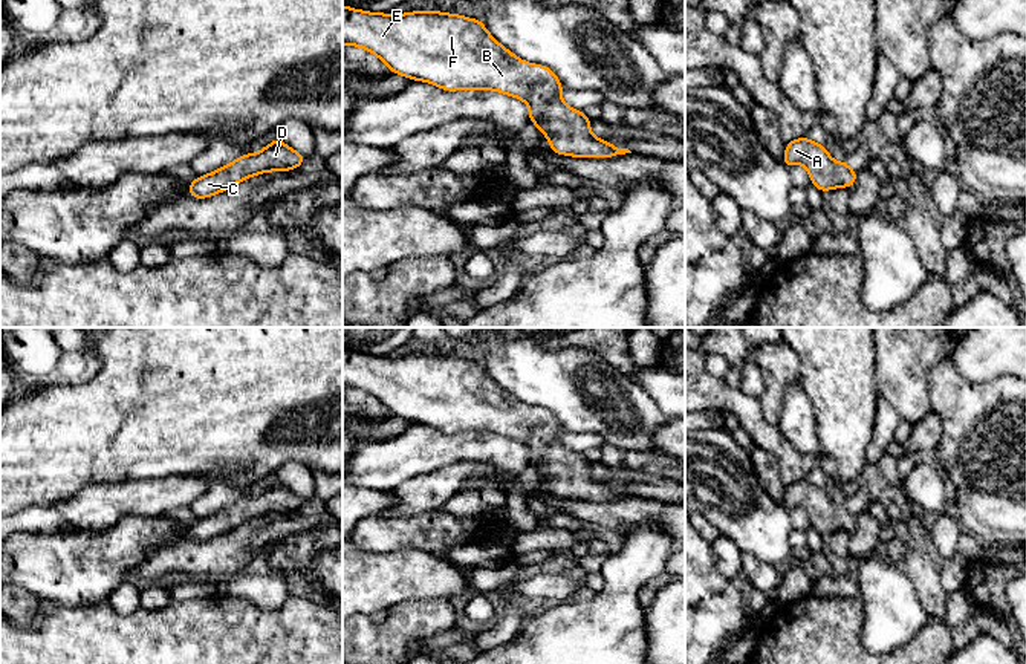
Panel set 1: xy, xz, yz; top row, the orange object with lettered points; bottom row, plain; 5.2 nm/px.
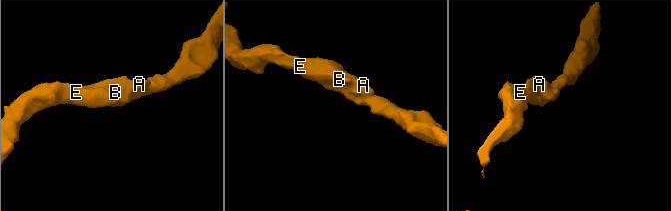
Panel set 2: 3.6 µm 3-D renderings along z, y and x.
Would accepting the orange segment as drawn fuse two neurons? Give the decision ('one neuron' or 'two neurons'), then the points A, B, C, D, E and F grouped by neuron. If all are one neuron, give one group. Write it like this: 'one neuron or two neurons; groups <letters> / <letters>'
one neuron; groups A B C D E F

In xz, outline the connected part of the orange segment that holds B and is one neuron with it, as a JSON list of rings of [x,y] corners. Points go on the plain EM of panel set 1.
[[[343,347],[343,389],[359,389],[375,396],[393,416],[431,425],[448,435],[494,433],[524,444],[529,450],[529,464],[547,479],[554,496],[573,500],[613,500],[632,496],[593,479],[592,464],[583,453],[572,451],[561,442],[564,428],[554,413],[515,399],[488,375],[482,363],[440,353],[391,358]]]

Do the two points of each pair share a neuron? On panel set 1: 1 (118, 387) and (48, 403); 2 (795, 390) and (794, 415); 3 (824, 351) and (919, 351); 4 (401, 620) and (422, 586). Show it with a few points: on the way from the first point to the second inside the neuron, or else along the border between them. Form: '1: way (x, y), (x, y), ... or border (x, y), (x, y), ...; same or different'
1: way (101, 403), (64, 403); same
2: way (795, 397), (795, 409); same
3: border (873, 343), (873, 383), (876, 386); different
4: border (415, 597), (447, 597), (450, 600); different

